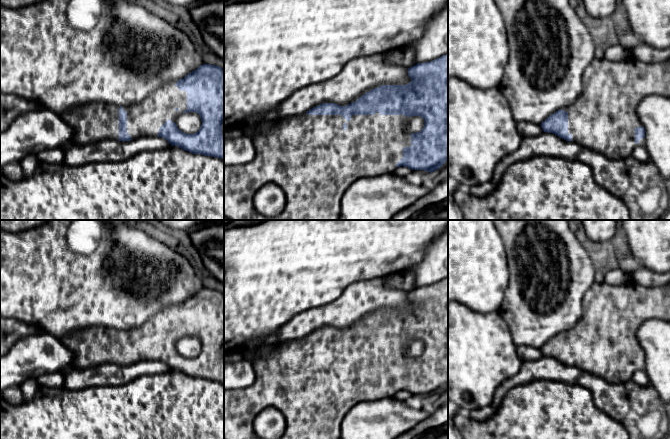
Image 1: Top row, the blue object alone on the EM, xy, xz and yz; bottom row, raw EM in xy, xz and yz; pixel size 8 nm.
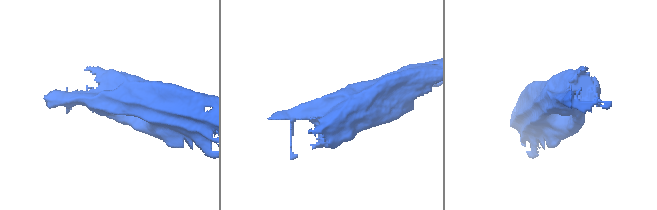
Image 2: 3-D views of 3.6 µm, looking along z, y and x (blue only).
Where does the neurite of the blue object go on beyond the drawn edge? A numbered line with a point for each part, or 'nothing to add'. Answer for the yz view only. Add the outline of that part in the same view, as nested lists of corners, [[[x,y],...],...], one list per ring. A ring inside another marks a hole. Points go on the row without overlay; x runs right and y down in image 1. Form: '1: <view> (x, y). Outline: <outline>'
1: yz (603, 342). Outline: [[[621,268],[610,270],[603,282],[595,282],[583,298],[583,317],[571,329],[563,331],[568,337],[568,357],[572,365],[602,377],[611,384],[626,384],[638,370],[645,370],[645,362],[635,367],[636,351],[643,351],[637,340],[640,325],[652,318],[670,321],[670,282],[658,287],[645,287],[633,282]]]

